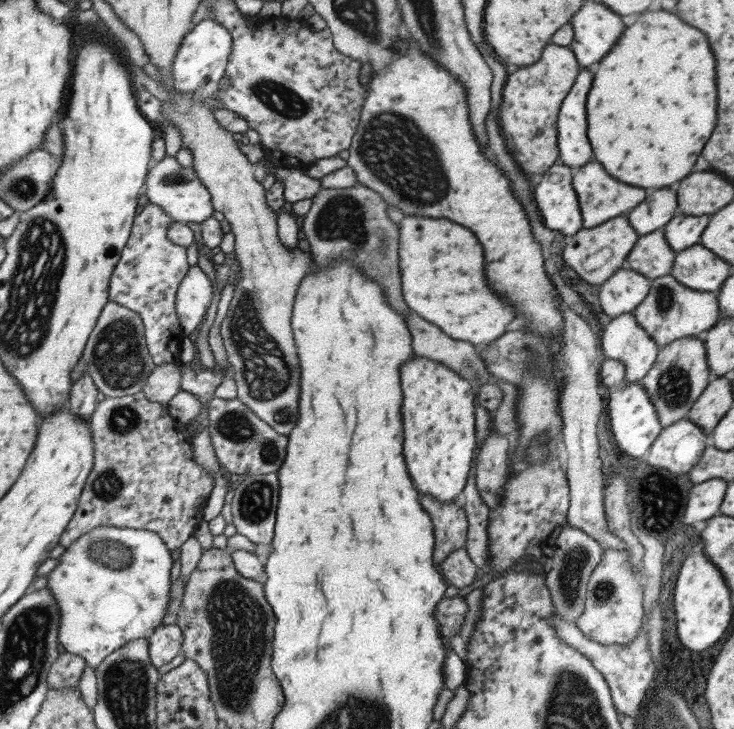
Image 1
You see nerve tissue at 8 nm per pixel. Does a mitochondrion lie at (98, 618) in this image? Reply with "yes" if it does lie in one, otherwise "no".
no

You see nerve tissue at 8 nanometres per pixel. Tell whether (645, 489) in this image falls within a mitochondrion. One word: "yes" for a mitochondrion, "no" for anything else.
no

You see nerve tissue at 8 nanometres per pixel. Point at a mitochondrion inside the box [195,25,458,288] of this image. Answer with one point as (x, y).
(396, 153)

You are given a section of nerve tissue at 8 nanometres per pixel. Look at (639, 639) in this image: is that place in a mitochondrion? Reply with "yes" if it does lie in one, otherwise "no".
no

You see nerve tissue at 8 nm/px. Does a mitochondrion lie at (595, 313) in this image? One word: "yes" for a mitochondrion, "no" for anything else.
no

